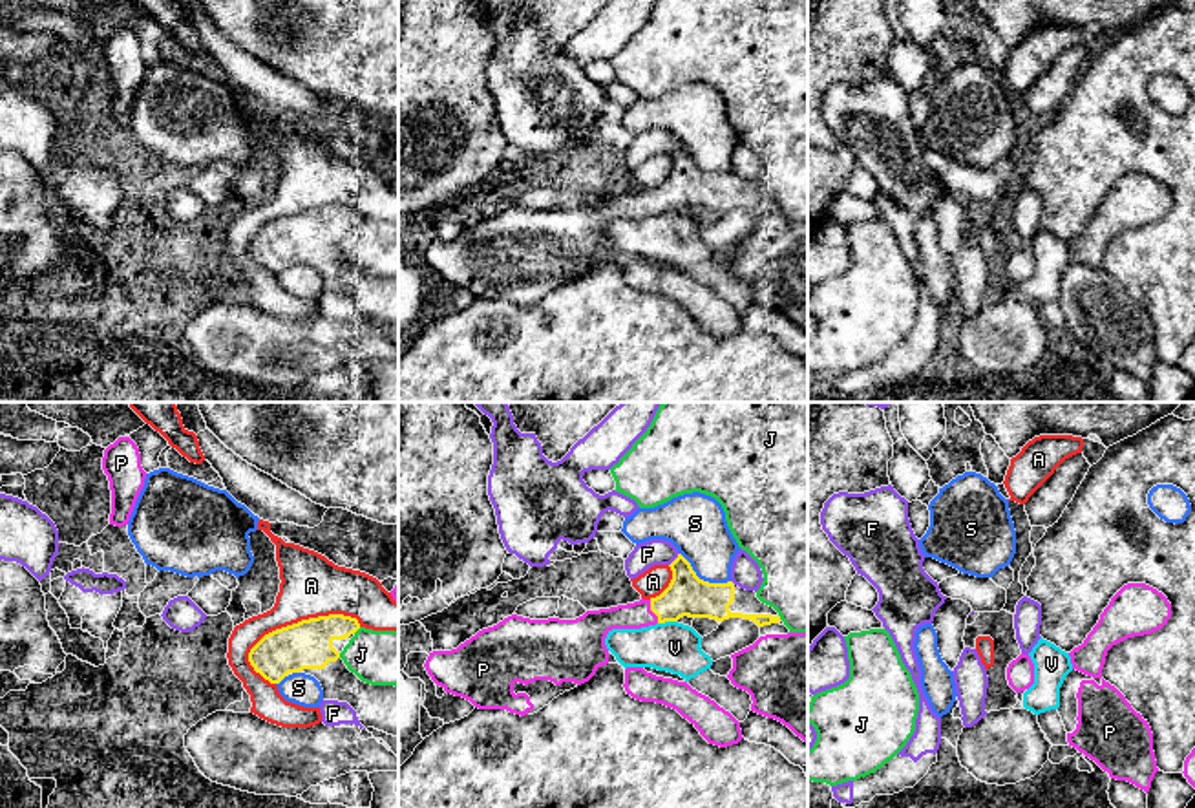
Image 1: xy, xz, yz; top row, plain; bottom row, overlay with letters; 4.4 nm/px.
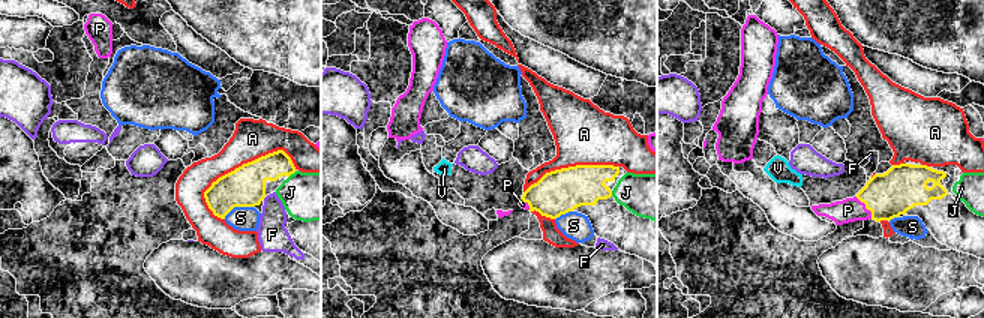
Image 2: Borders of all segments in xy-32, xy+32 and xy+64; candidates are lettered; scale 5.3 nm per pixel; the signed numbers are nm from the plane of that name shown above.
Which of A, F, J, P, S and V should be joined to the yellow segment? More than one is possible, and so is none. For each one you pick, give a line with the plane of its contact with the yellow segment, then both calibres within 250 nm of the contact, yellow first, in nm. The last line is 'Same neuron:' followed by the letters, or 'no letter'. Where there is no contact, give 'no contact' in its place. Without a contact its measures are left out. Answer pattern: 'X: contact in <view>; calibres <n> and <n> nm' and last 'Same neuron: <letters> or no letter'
P: contact in xz; calibres 180 and 130 nm
Same neuron: P

